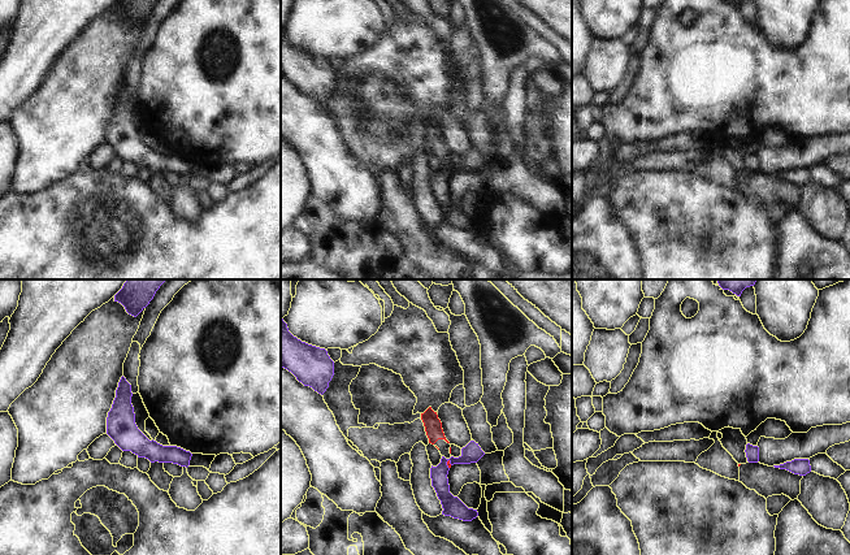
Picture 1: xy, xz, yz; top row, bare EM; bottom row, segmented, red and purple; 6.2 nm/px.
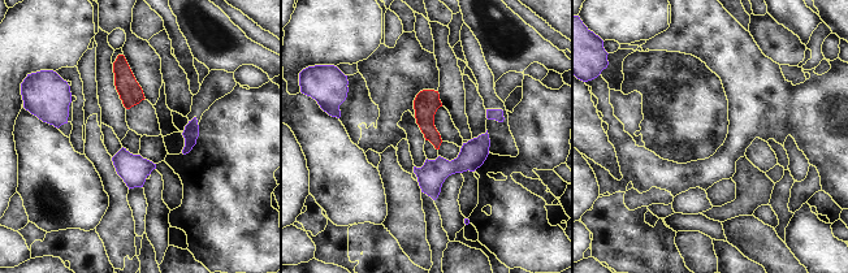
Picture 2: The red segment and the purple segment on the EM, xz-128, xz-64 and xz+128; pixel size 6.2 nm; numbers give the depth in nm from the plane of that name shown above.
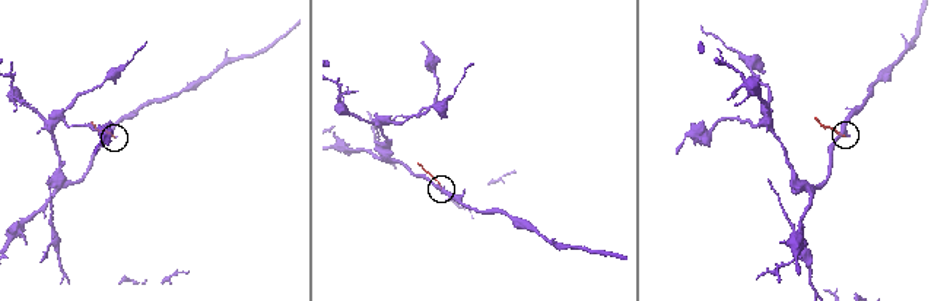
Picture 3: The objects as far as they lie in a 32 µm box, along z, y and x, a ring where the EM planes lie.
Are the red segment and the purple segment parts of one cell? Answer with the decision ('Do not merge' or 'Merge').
Do not merge

